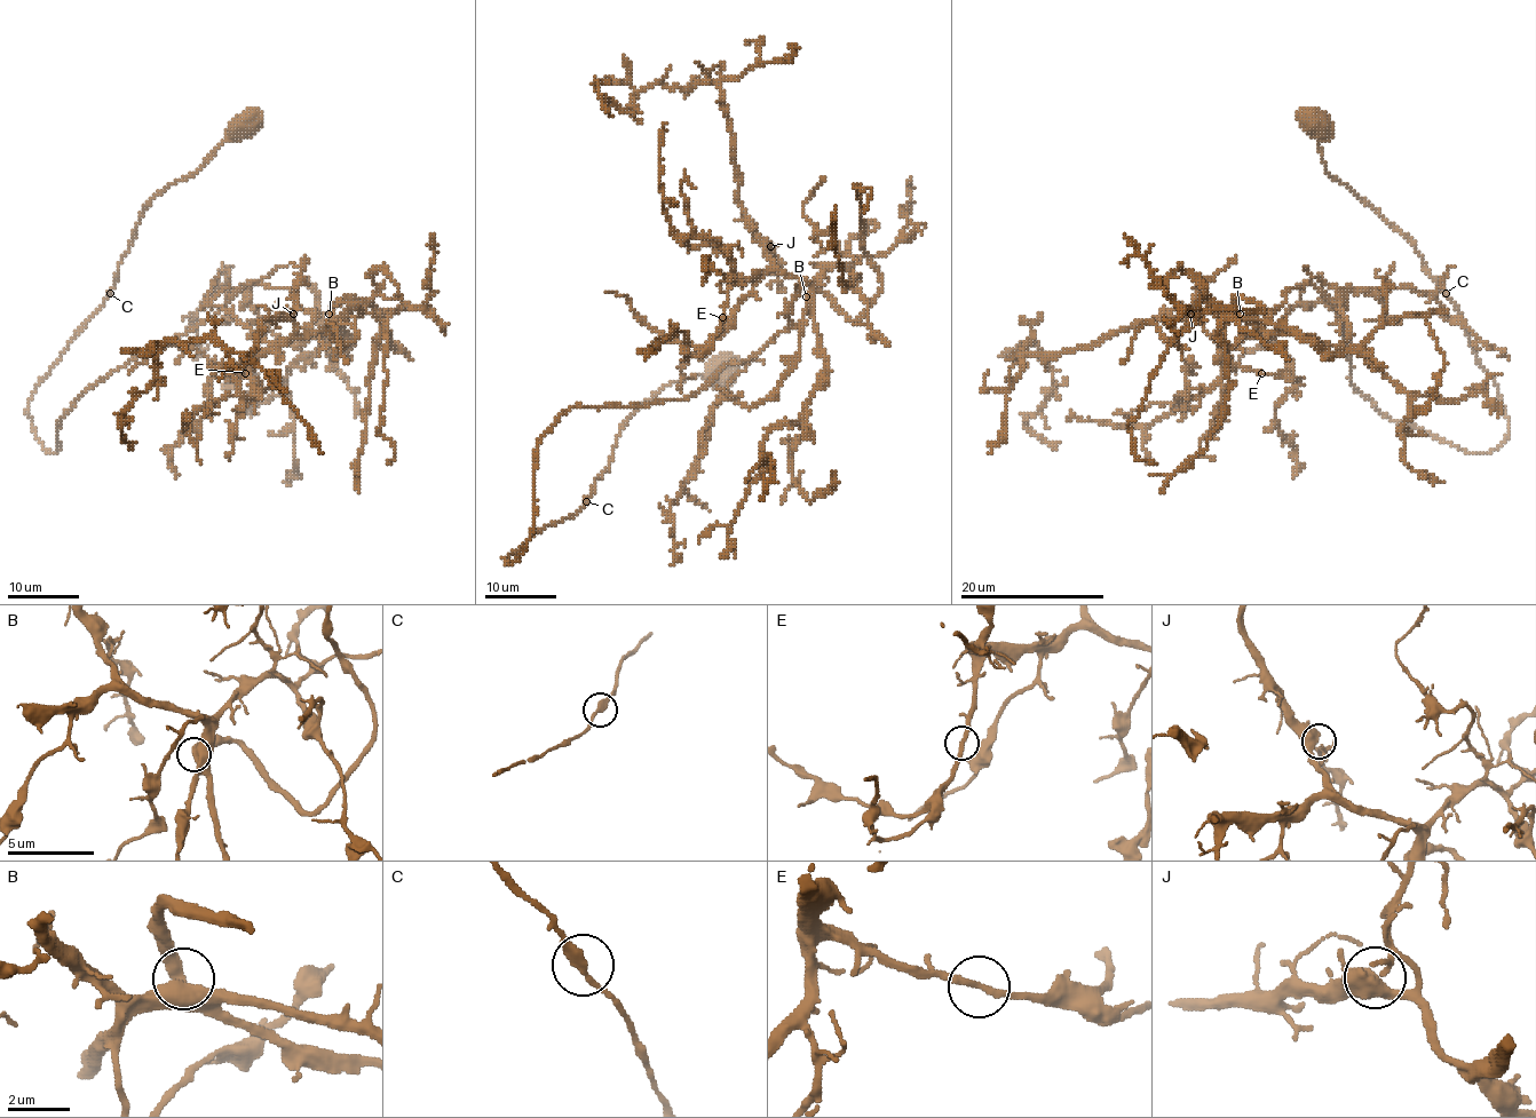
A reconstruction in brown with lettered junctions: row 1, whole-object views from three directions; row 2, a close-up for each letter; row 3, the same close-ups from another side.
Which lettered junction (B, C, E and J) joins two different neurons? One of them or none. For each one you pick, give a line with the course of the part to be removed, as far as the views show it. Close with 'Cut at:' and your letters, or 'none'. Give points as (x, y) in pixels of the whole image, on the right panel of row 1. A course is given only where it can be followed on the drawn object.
Cut at: none

